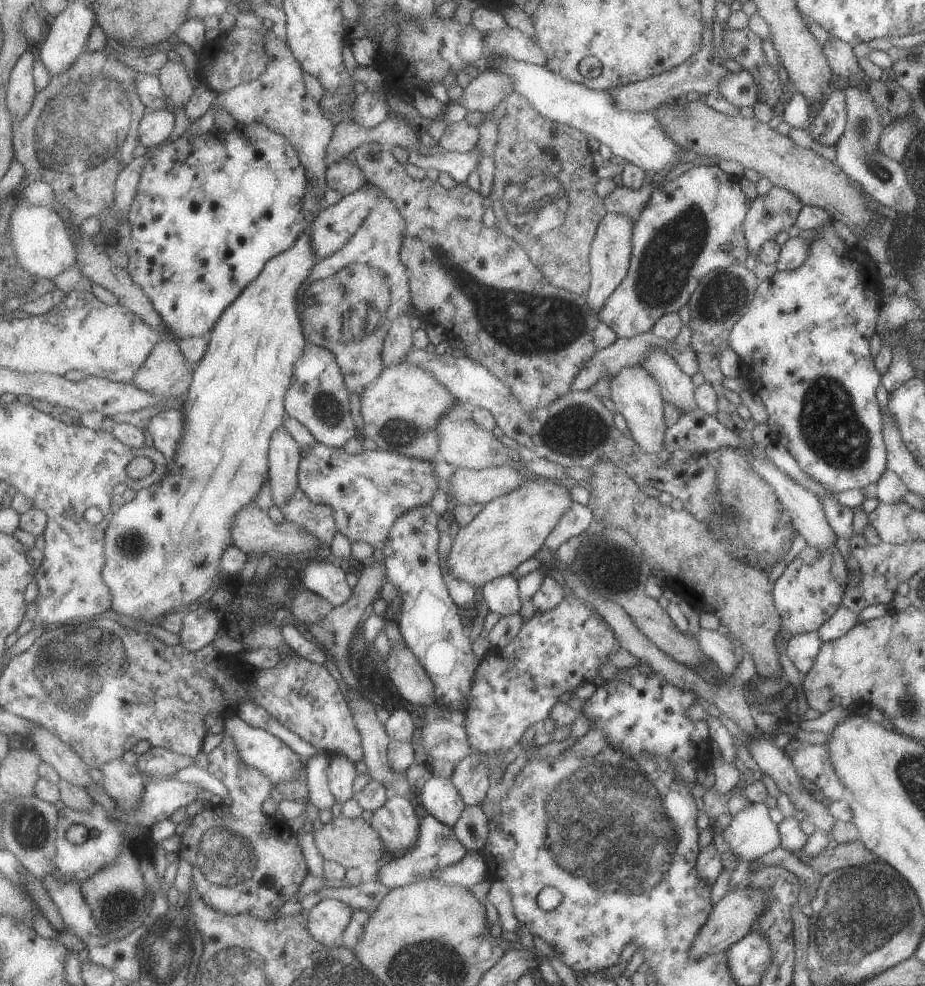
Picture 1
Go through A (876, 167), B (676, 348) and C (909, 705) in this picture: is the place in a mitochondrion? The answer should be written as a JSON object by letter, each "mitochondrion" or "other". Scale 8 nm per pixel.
{"A":"mitochondrion","B":"other","C":"mitochondrion"}

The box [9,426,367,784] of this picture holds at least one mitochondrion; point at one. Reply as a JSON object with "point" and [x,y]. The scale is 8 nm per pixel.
{"point":[83,669]}

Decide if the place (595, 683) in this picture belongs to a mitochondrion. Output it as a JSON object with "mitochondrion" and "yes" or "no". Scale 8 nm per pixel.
{"mitochondrion":"no"}

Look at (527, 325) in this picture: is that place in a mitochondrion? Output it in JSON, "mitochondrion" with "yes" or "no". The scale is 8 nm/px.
{"mitochondrion":"yes"}

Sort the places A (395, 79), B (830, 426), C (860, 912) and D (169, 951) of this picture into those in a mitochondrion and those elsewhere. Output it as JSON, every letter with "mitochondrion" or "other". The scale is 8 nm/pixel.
{"A":"other","B":"mitochondrion","C":"mitochondrion","D":"mitochondrion"}

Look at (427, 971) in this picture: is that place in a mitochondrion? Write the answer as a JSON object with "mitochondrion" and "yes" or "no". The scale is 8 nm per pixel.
{"mitochondrion":"yes"}

